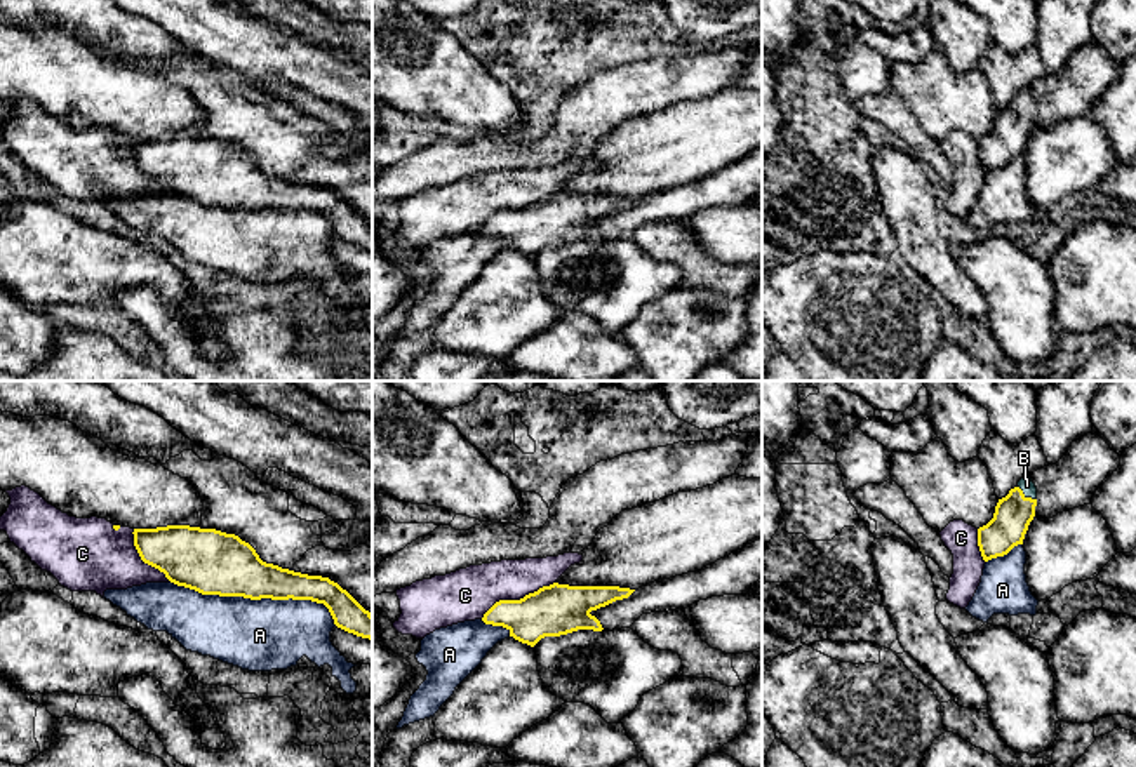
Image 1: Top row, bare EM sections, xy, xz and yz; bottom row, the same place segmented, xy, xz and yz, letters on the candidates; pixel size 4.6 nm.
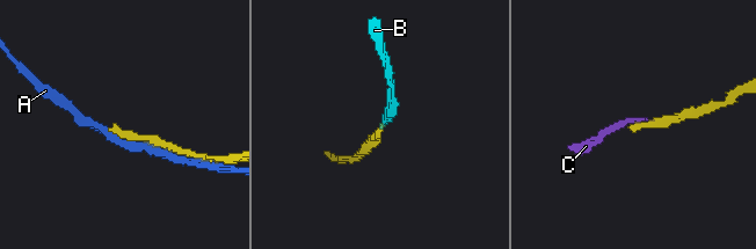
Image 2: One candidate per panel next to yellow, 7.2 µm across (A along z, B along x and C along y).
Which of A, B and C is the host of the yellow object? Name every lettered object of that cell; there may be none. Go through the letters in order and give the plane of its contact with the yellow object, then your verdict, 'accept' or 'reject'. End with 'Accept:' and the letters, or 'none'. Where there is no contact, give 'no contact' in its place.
A: xy | reject
B: yz | accept
C: xz | reject
Accept: B

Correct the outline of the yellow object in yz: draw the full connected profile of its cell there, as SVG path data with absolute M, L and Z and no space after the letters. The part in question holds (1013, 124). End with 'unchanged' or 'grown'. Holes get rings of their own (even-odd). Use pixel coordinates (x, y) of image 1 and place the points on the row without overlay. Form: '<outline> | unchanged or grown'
M1030 87L1021 89L1006 108L999 110L993 129L978 139L978 157L985 172L1023 155L1035 117L1037 97Z | grown

